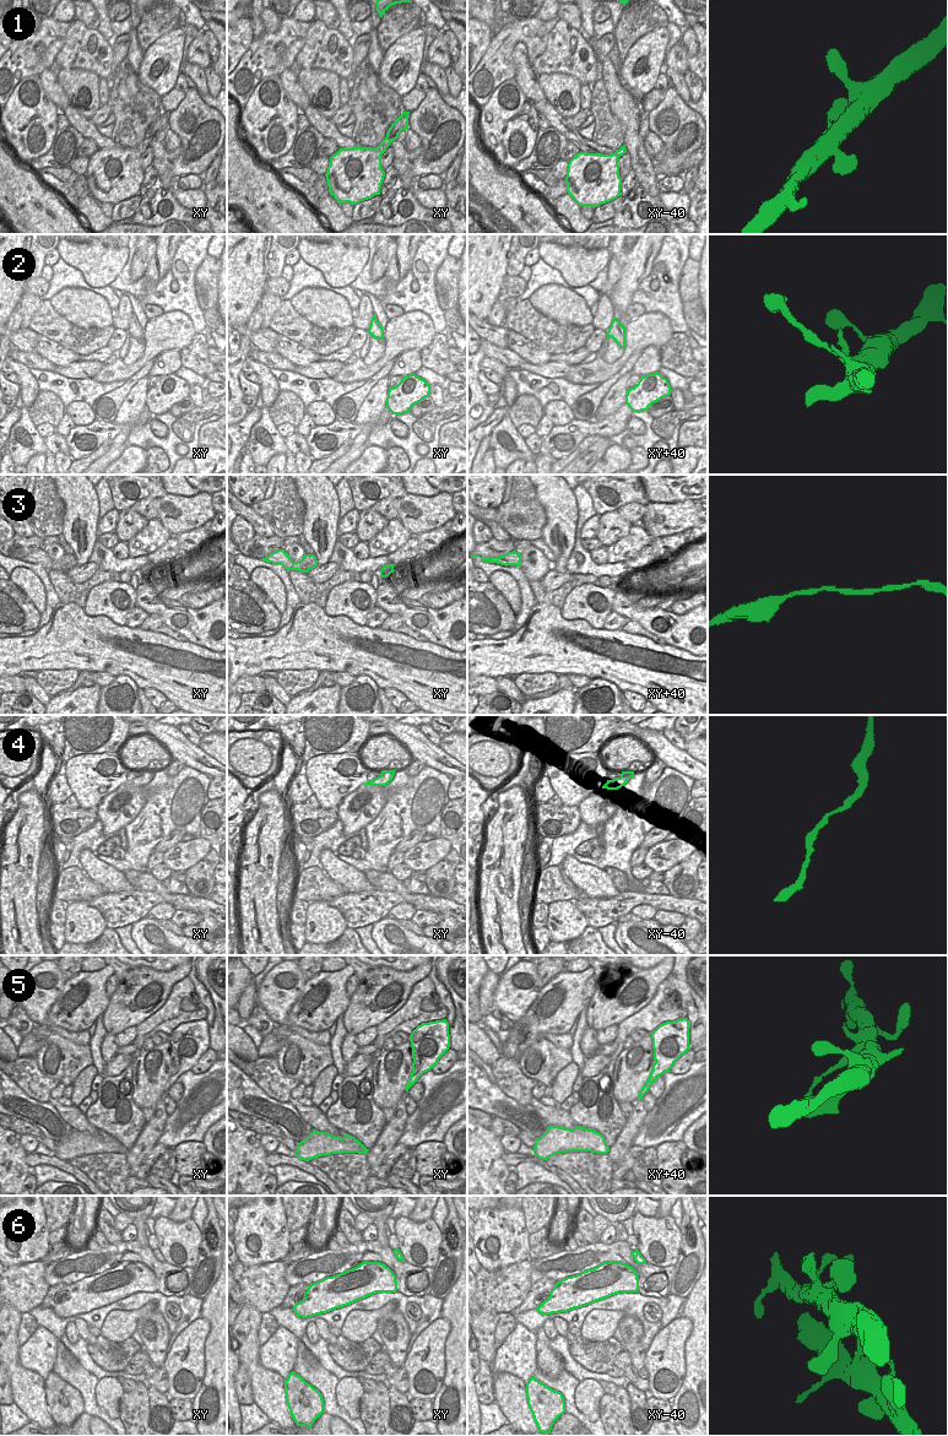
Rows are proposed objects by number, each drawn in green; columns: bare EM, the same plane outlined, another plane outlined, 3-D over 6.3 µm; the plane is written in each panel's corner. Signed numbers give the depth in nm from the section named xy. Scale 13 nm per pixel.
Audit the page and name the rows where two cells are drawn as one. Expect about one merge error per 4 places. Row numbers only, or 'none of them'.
none of them

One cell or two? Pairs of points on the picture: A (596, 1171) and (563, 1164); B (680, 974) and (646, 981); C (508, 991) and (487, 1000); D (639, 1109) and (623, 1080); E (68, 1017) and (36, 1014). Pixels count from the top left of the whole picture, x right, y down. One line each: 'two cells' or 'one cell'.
A: one cell
B: two cells
C: two cells
D: two cells
E: two cells

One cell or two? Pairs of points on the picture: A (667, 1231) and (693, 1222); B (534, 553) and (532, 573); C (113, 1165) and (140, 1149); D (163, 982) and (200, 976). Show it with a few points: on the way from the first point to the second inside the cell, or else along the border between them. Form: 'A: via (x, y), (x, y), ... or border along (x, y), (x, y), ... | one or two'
A: border along (680, 1228), (681, 1246), (678, 1257) | two
B: via (534, 558), (534, 568) | one
C: border along (126, 1154), (129, 1176), (124, 1182) | two
D: border along (191, 968), (187, 975) | two

